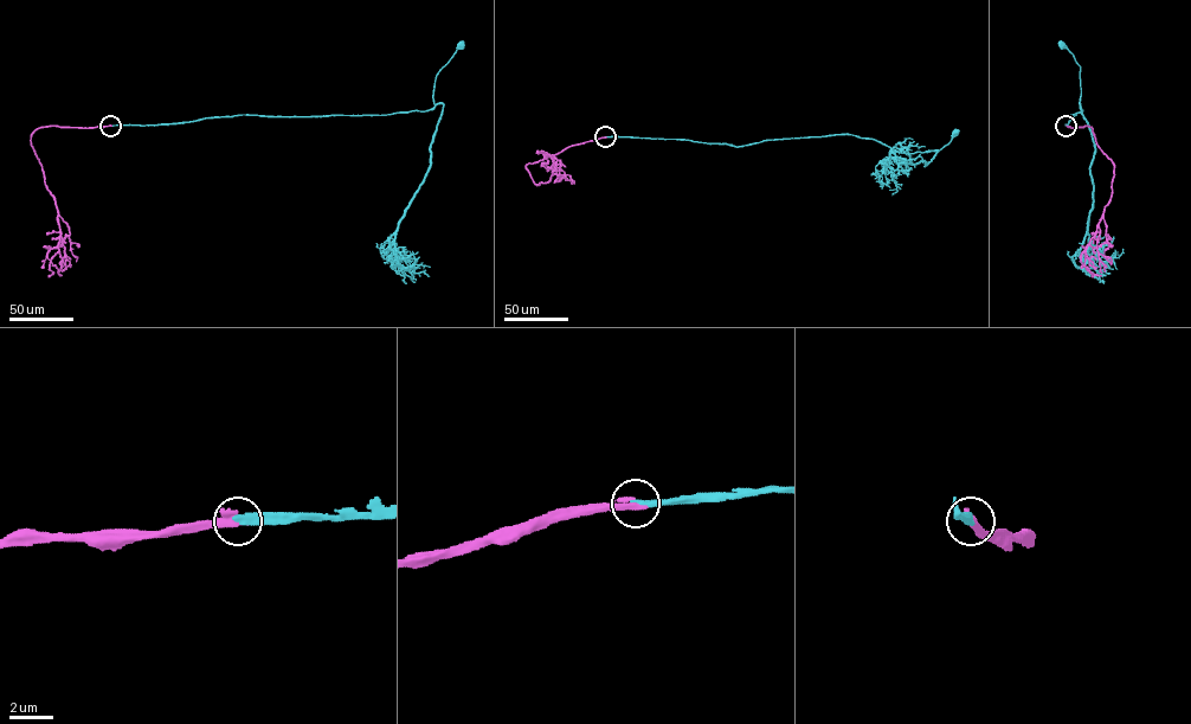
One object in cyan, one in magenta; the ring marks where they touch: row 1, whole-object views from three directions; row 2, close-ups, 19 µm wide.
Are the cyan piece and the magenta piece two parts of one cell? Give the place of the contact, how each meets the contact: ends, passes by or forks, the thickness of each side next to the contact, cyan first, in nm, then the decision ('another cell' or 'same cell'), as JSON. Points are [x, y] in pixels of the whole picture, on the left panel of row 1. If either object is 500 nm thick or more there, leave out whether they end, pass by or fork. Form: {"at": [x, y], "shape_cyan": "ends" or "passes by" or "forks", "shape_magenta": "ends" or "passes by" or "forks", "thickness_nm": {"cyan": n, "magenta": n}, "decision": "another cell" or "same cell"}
{"at": [110, 126], "shape_cyan": "ends", "shape_magenta": "ends", "thickness_nm": {"cyan": 360, "magenta": 420}, "decision": "same cell"}

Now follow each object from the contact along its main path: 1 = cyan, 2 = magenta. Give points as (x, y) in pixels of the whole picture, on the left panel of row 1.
1: (110, 126), (184, 123), (238, 115), (311, 116), (426, 111), (435, 106), (433, 96), (438, 72), (459, 45)
2: (110, 126), (49, 126), (37, 128), (31, 136), (59, 226), (59, 243), (47, 257), (62, 275)

